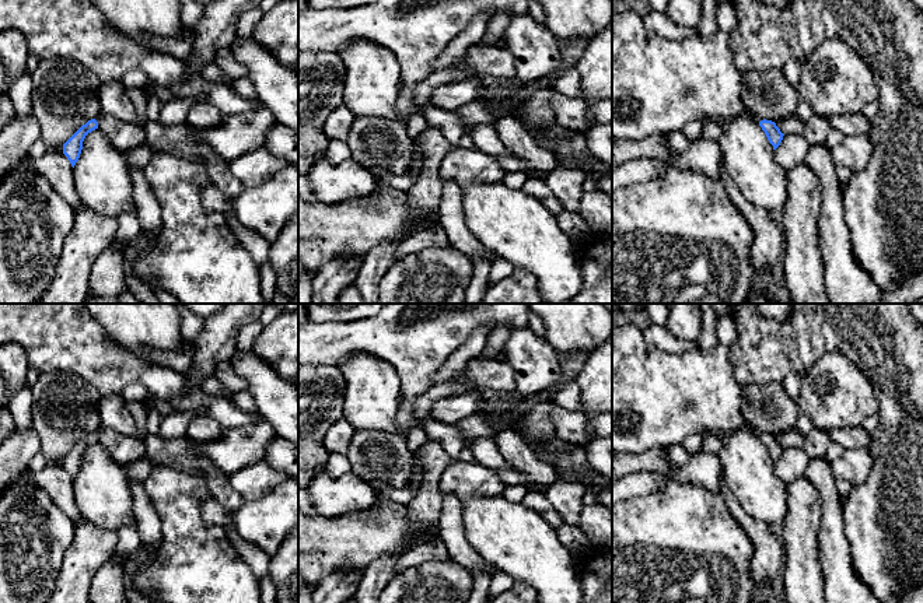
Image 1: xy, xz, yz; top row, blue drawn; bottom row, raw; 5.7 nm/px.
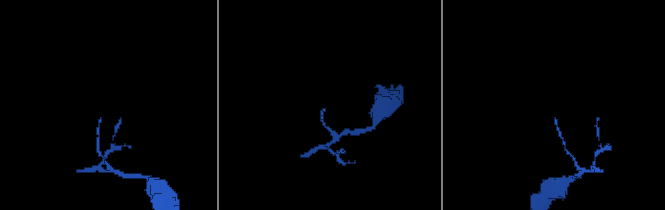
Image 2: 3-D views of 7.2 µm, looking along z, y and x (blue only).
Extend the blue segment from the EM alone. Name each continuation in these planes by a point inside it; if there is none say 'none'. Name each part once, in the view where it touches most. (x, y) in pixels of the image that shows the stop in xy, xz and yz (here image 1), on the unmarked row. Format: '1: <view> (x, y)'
none

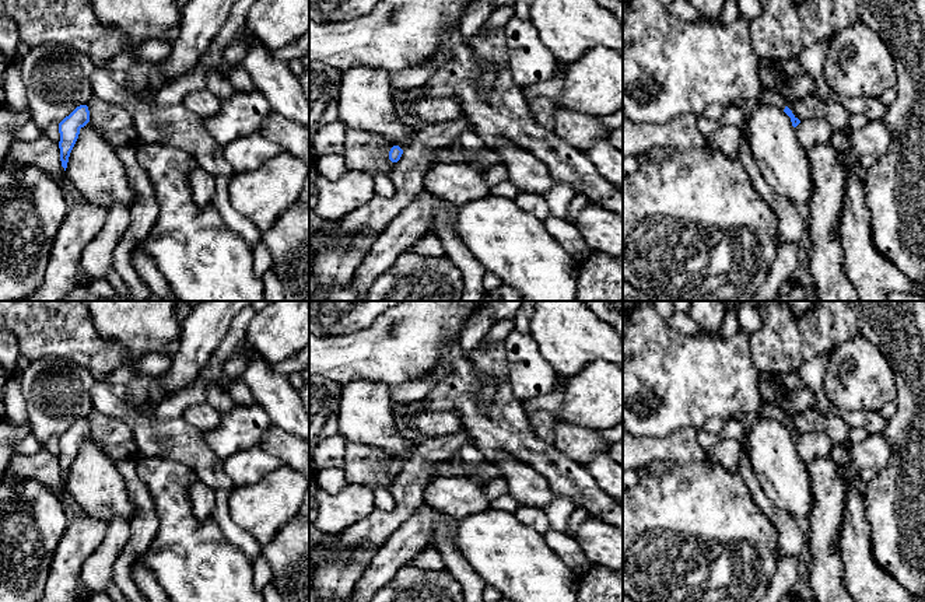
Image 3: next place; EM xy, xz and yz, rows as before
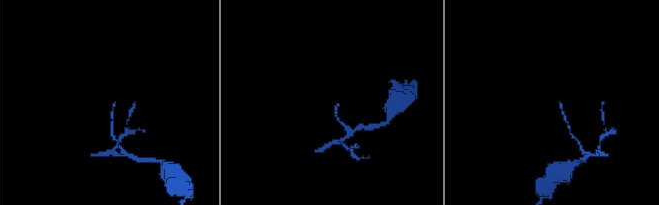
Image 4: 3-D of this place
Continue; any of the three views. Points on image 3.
none

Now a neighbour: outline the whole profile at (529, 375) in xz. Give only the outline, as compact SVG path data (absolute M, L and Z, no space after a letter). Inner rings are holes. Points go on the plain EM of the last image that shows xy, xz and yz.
M512 330L502 344L508 363L507 382L516 400L523 402L553 392L558 375L542 357L530 333Z

